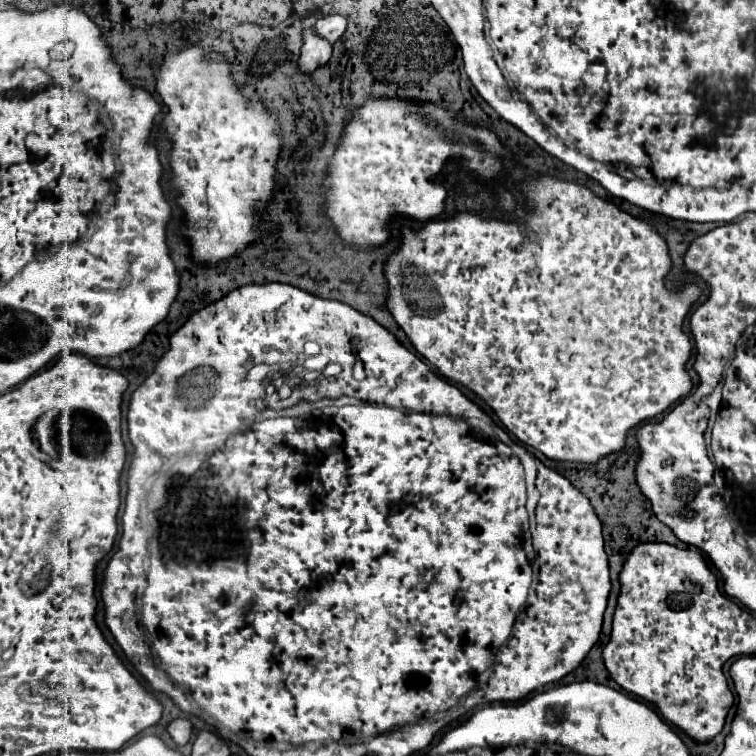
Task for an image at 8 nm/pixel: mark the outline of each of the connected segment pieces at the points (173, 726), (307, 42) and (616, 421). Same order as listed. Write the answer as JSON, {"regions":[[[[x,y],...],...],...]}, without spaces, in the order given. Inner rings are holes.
{"regions":[[[[175,719],[175,721],[169,723],[167,731],[169,731],[171,739],[173,739],[179,747],[183,747],[183,745],[187,745],[187,741],[189,741],[189,737],[191,737],[191,721],[187,721],[187,719]]],[[[311,29],[303,31],[303,45],[301,45],[301,55],[297,61],[297,69],[301,73],[311,73],[327,59],[331,57],[331,43],[325,43],[325,39],[319,39]]],[[[537,175],[523,185],[523,191],[527,197],[527,207],[533,209],[533,213],[515,223],[471,215],[461,203],[457,203],[459,213],[451,221],[431,221],[421,231],[403,229],[403,243],[385,265],[385,275],[389,281],[387,307],[411,339],[413,347],[447,379],[469,387],[487,405],[491,405],[499,421],[521,443],[535,447],[549,459],[595,463],[599,457],[623,449],[629,429],[661,415],[679,397],[689,395],[691,377],[685,371],[685,363],[691,355],[691,341],[683,331],[683,319],[691,303],[703,293],[703,287],[696,283],[669,281],[671,259],[667,243],[645,221],[631,217],[611,201],[599,199],[587,187],[559,181],[549,175]],[[557,423],[571,423],[571,431],[557,431]]]]}

